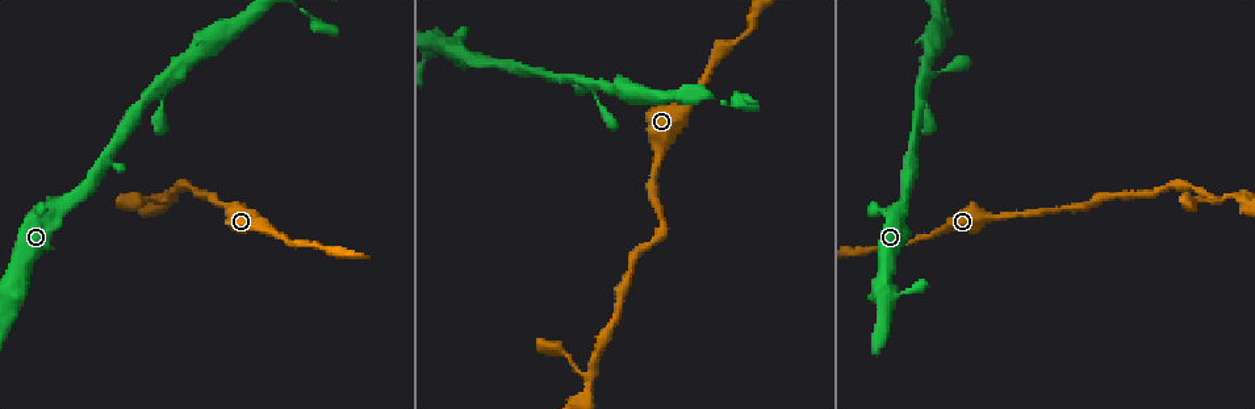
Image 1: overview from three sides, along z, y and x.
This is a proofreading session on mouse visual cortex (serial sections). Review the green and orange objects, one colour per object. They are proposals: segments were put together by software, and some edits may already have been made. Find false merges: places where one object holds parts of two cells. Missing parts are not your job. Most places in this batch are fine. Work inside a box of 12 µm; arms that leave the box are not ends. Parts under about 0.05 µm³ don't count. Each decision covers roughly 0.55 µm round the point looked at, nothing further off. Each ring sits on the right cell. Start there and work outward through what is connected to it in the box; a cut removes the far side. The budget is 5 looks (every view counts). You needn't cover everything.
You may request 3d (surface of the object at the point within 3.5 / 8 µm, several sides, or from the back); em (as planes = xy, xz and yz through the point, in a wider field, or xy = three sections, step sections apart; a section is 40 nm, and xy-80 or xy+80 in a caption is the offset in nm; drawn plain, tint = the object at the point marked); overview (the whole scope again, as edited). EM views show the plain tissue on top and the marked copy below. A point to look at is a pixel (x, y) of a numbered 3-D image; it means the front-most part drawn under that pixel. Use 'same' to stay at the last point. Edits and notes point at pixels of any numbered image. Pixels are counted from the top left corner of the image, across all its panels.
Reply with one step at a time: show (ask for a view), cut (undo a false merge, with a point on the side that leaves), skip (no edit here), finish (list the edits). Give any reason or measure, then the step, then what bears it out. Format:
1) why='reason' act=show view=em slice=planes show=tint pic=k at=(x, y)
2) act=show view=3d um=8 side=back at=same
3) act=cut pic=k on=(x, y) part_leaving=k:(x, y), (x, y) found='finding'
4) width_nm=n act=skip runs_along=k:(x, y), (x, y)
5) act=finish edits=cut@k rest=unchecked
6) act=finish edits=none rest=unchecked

act=show view=3d um=3.5 pic=1 at=(663, 233)

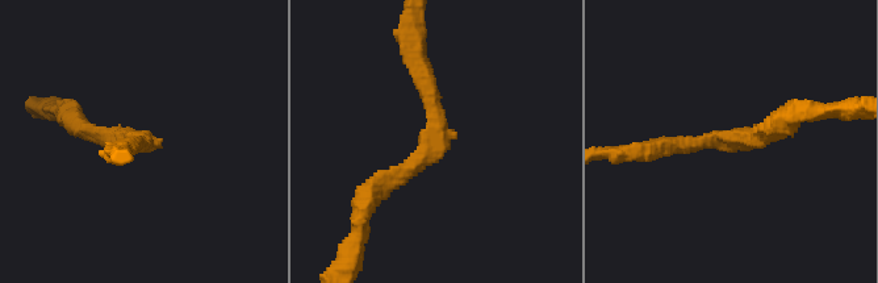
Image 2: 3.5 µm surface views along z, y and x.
why='shape alone is not enough' act=show view=em slice=xy step=2 show=tint pic=2 at=(731, 139)

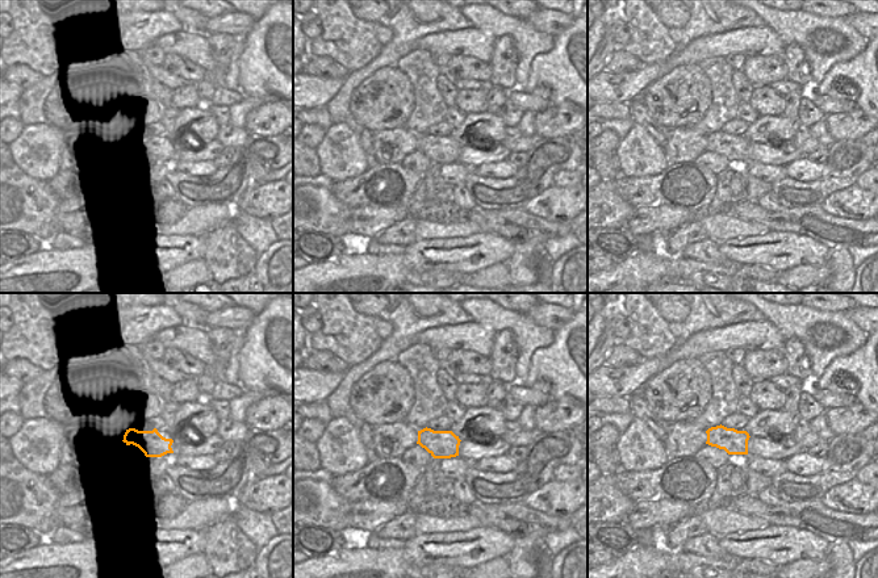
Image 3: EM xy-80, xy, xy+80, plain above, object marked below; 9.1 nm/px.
act=skip runs_along=2:(413, 63), (437, 144), (368, 198) found='continuous, no second cell'

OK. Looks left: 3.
why='thick turns thin' act=show view=3d um=3.5 pic=1 at=(273, 232)

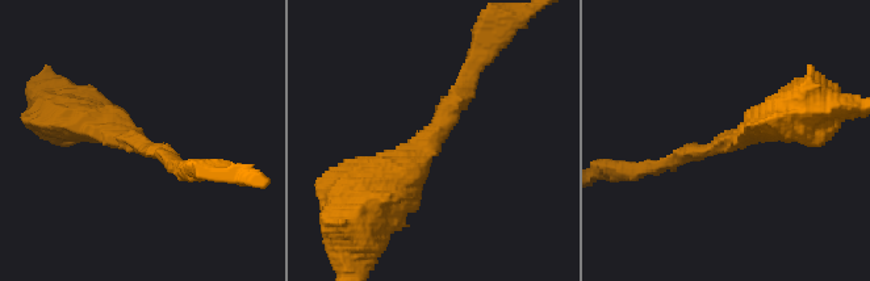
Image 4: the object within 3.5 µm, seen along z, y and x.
act=show view=em slice=xy step=1 show=tint pic=4 at=(137, 141)

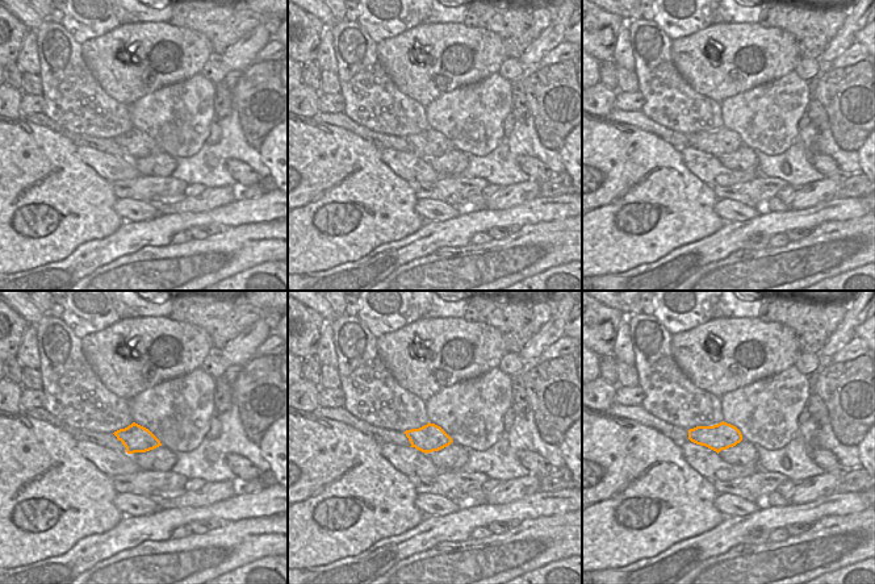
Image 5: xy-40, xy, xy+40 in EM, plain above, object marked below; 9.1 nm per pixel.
act=show view=em slice=xy step=5 show=tint at=same

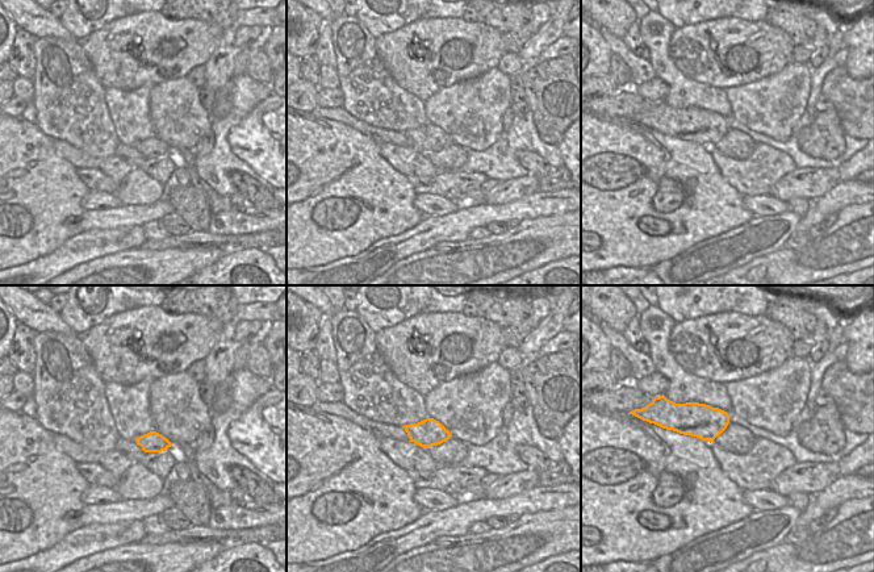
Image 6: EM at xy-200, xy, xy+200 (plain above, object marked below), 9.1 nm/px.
arm_widths_nm=200,500 act=skip runs_along=4:(355, 198), (427, 145), (472, 71) found='continuous, no second cell'

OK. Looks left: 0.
act=finish edits=none rest=unchecked

